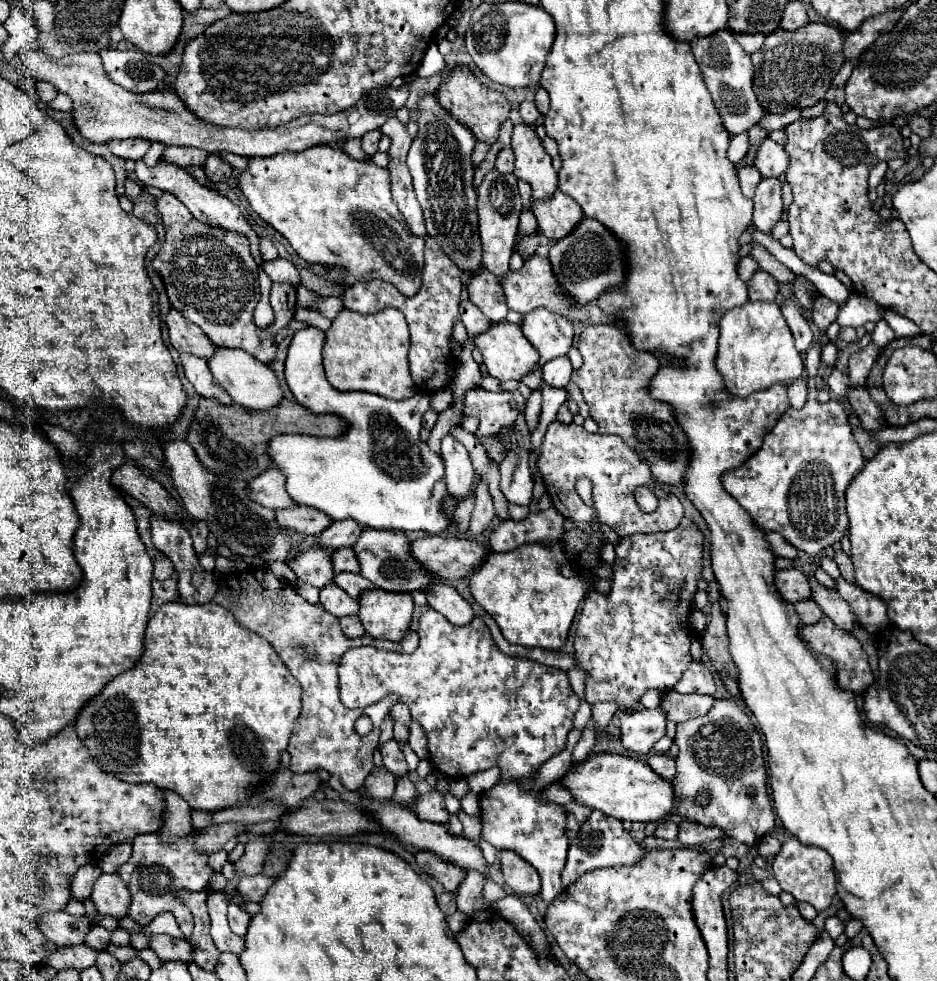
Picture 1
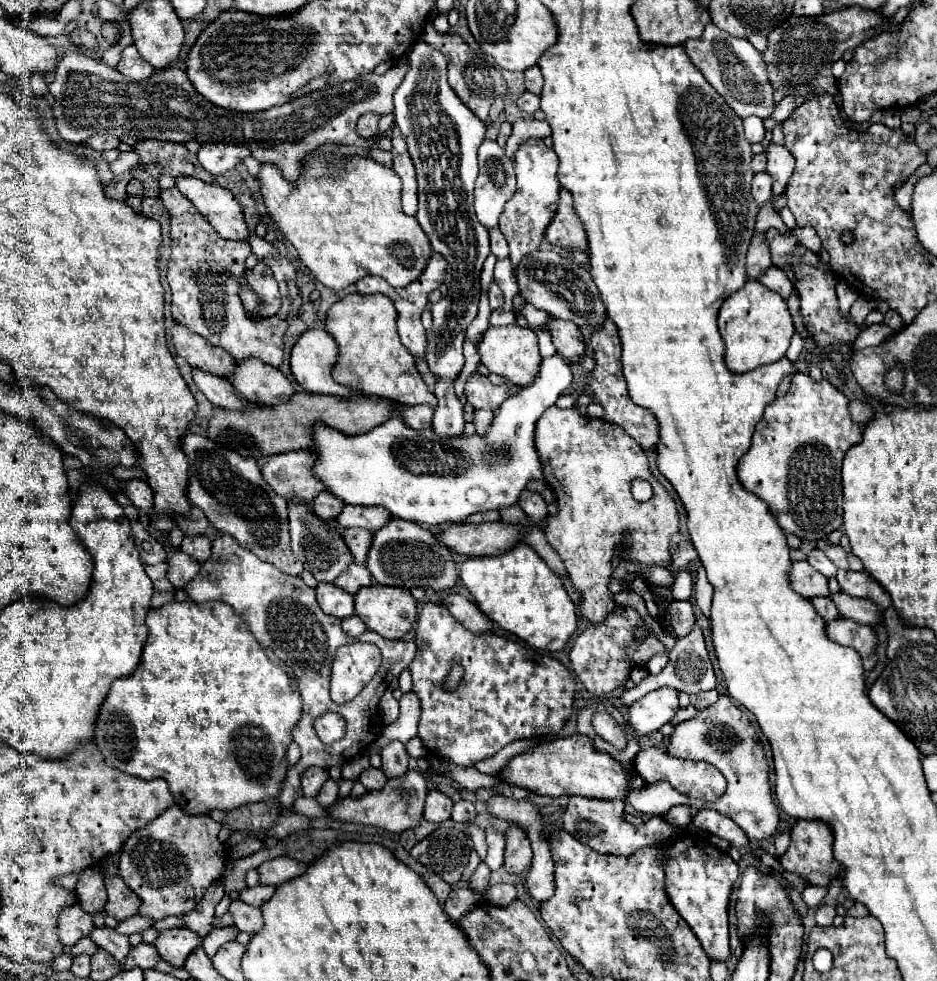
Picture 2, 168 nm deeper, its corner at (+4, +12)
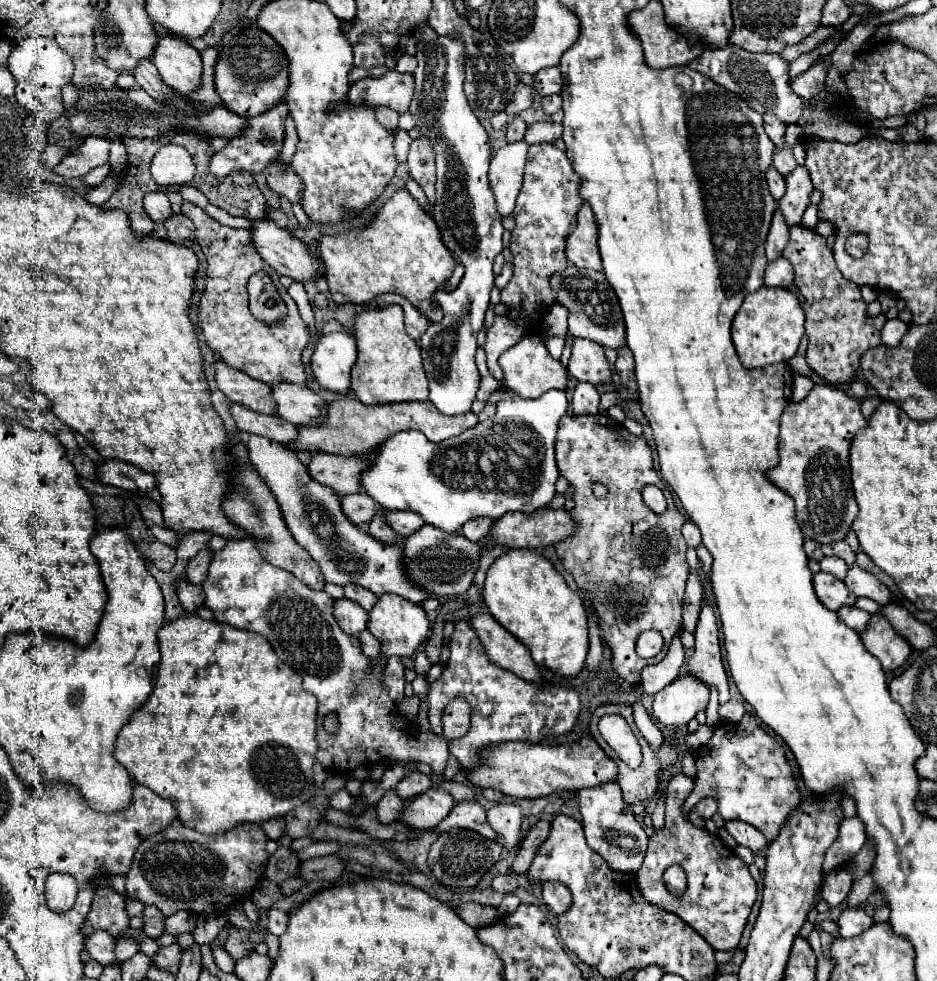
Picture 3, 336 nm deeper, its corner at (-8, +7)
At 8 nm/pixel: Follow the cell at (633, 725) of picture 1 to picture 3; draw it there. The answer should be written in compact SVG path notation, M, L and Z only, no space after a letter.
M692 675L678 677L662 691L654 695L652 705L652 719L658 725L666 727L680 727L688 725L688 721L708 705L708 687L700 683Z

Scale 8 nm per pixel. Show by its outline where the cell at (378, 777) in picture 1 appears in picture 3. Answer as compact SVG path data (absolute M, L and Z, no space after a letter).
M386 791L382 795L382 799L378 801L378 805L376 805L376 813L378 813L378 819L382 823L396 821L400 809L402 809L402 799L398 797L396 791Z

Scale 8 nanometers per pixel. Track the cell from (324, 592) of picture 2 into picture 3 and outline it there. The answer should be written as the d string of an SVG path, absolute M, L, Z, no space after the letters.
M342 597L334 603L334 617L336 617L338 625L342 627L342 631L350 633L350 635L362 633L368 623L366 609L362 609L362 605L356 605L356 601L350 601L346 597Z

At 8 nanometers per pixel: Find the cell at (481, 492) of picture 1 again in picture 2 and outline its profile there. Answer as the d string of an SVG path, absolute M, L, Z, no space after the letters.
M476 410L476 412L474 412L474 426L476 426L476 432L478 432L480 436L484 436L484 432L490 428L492 416L494 416L492 410Z

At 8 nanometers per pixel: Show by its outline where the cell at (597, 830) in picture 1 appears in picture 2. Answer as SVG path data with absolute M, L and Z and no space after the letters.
M572 796L568 800L566 812L564 812L564 828L582 844L588 844L592 850L600 854L616 854L616 856L630 856L638 848L644 846L662 846L668 842L668 838L674 838L676 830L670 828L664 820L658 816L650 818L648 822L634 826L624 816L624 800L592 800L592 798L580 798Z

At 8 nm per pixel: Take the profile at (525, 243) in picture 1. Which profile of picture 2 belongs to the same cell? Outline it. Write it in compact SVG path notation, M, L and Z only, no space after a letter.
M526 140L520 144L518 152L514 154L514 170L518 178L518 188L514 196L506 202L504 212L500 214L498 228L502 230L508 246L510 246L510 262L516 270L520 260L538 250L548 224L552 222L556 208L558 208L558 192L560 184L556 178L558 170L558 156L552 148L544 146L542 140Z

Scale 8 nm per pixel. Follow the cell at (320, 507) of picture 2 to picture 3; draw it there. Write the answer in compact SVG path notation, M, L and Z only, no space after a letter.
M366 493L344 495L344 497L340 497L340 505L344 509L344 515L354 525L370 521L374 517L374 513L376 513L376 503L370 497L366 497Z

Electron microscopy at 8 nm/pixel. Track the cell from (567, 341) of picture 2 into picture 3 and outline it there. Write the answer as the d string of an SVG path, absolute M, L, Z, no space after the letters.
M576 337L572 343L568 373L578 381L588 381L594 385L602 381L610 381L610 375L612 375L602 345L580 337Z

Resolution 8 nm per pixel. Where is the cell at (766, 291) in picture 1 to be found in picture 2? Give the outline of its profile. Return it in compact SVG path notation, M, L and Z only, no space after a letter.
M758 232L758 234L754 234L748 256L746 256L748 278L756 280L768 266L772 266L772 260L770 260L770 250L768 250L768 244L766 244L766 236L762 232Z

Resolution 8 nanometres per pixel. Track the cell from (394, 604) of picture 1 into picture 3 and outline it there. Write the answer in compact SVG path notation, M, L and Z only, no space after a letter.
M380 595L378 603L372 607L372 611L368 615L370 615L368 631L382 643L382 651L388 657L392 657L392 655L412 657L430 633L430 621L428 621L426 611L420 605L408 601L400 595Z

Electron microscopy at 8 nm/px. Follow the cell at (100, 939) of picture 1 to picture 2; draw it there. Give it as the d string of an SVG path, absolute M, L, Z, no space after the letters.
M94 928L90 936L96 944L100 944L104 950L108 950L120 964L124 964L126 954L130 952L128 936L112 930L112 928Z

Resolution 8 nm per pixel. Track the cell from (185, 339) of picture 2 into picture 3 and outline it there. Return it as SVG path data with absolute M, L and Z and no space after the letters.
M222 359L214 361L216 371L216 383L218 389L232 399L234 403L244 403L246 407L258 411L258 413L276 413L270 387L266 383L260 383L258 379L248 377L246 373L232 369Z

